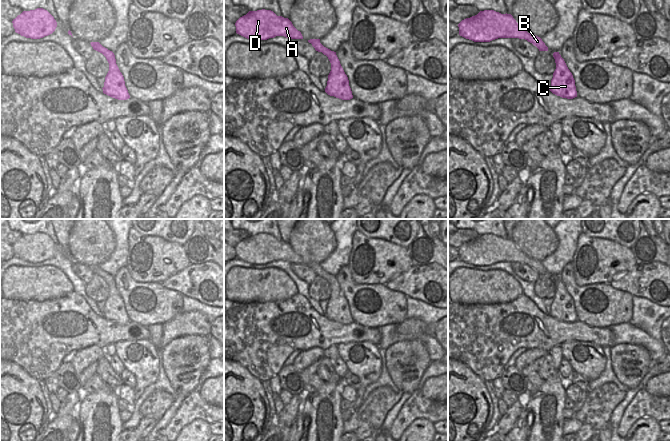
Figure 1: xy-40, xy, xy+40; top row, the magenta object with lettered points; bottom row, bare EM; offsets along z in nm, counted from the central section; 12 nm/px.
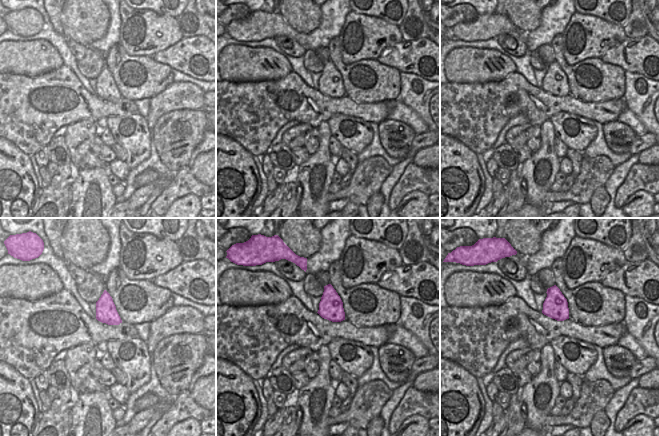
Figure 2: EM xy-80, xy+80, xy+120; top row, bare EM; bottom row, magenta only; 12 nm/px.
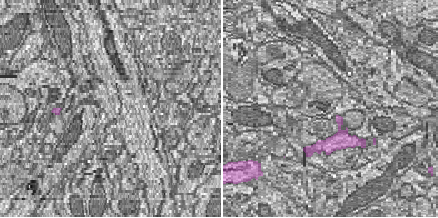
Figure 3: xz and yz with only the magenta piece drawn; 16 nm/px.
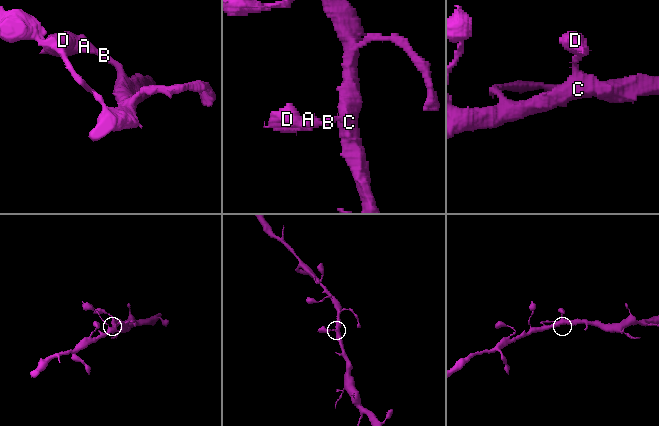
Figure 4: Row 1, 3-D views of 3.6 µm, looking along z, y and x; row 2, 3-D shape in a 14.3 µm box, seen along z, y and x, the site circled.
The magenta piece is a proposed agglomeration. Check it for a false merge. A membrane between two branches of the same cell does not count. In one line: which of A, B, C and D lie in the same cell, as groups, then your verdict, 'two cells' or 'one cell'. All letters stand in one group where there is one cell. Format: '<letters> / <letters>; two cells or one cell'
A B C D; one cell

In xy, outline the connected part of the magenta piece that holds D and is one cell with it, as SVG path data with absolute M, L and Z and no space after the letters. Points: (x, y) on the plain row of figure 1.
M271 234L249 235L236 247L236 257L250 264L267 264L276 260L303 263L288 242L277 240Z

